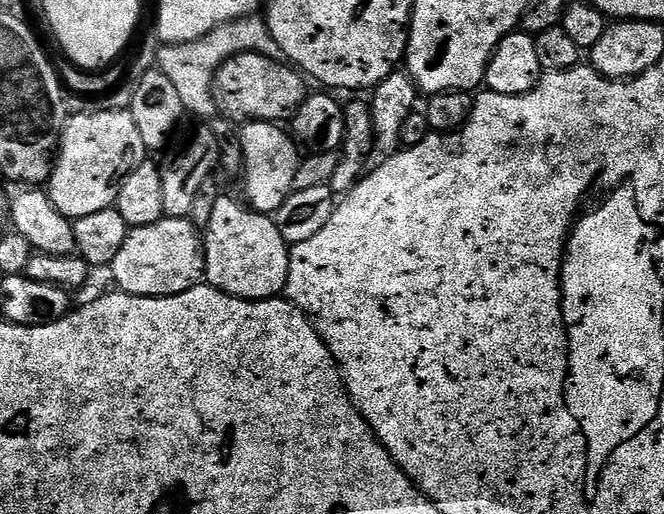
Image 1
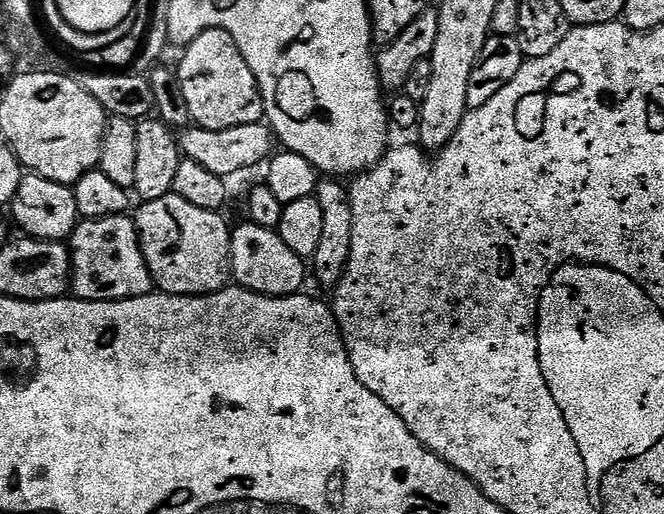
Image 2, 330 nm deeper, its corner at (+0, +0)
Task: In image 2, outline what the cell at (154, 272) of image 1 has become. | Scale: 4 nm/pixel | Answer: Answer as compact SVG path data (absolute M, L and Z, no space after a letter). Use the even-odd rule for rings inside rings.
M175 194L157 200L145 200L139 206L141 208L137 207L134 212L136 233L140 235L140 245L142 246L142 254L146 258L146 266L150 266L152 283L159 291L168 292L172 296L209 296L211 292L221 292L222 289L229 287L232 276L232 228L220 217L219 211L211 212L202 206L194 206L194 202L186 202L186 198Z

